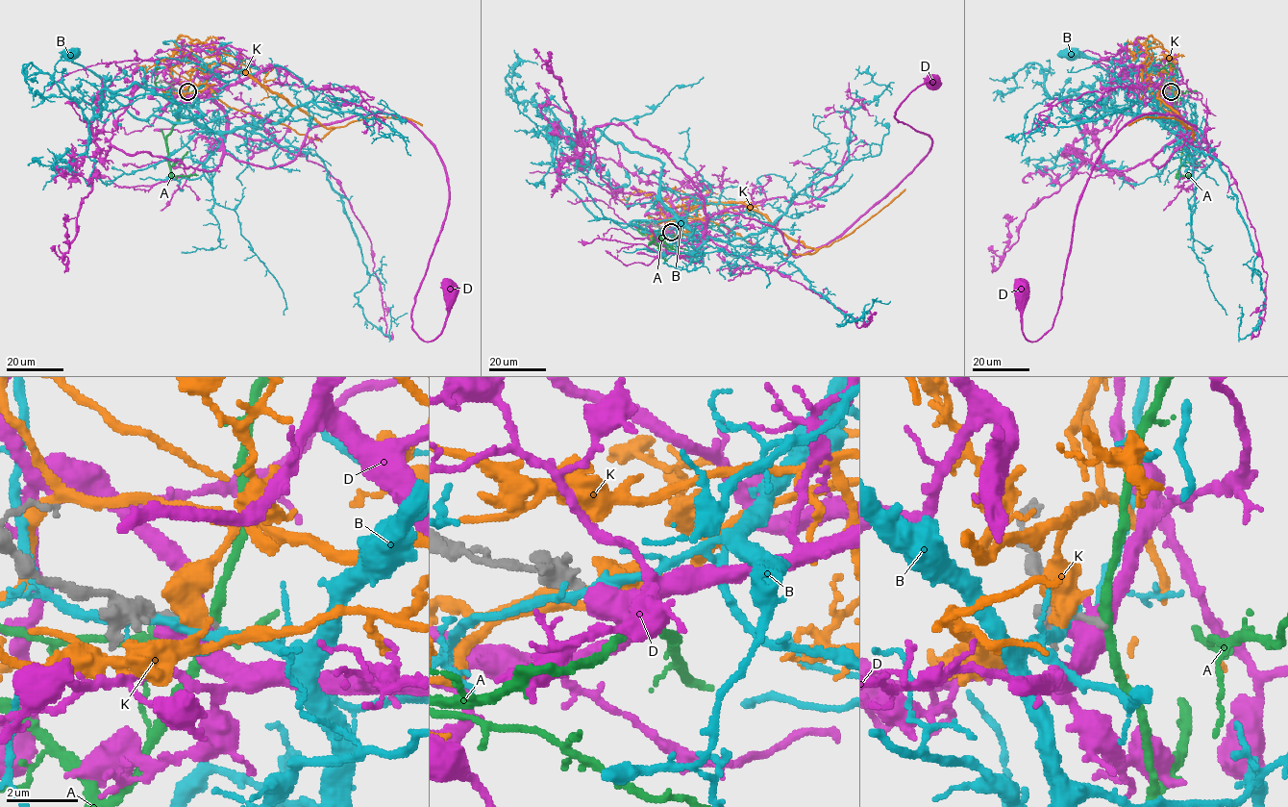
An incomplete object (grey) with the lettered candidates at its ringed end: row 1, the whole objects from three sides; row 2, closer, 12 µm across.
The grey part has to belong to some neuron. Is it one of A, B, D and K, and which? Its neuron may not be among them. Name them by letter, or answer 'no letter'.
no letter

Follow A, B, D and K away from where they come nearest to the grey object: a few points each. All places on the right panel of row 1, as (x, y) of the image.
A: (1171, 91), (1183, 138), (1177, 176), (1193, 175)
B: (1169, 90), (1160, 122), (1160, 115), (1166, 119), (1143, 78), (1106, 61), (1072, 58)
D: (1169, 91), (1177, 137), (1153, 164), (1196, 127), (1144, 113), (1104, 147), (1053, 325), (1035, 340), (1021, 289)
K: (1169, 90), (1160, 86), (1162, 107), (1190, 126), (1194, 139), (1173, 117), (1143, 117), (1128, 126)

